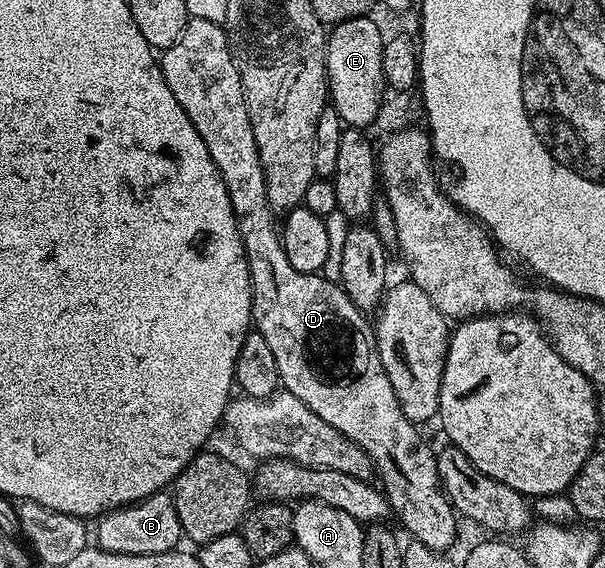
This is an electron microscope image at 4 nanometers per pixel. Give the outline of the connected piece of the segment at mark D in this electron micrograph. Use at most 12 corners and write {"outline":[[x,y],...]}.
{"outline":[[225,29],[161,51],[228,188],[281,389],[368,455],[413,541],[460,518],[375,327],[282,247]]}

